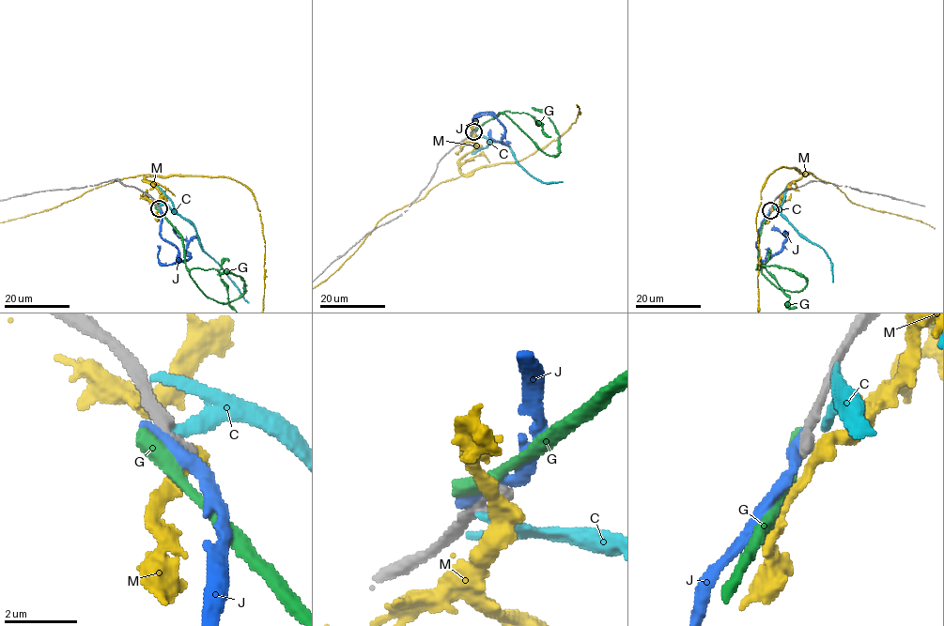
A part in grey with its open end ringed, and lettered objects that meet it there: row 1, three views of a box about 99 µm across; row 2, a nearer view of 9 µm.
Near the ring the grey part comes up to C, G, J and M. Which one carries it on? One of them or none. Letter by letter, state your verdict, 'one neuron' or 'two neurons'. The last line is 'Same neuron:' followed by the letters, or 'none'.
C: two neurons
G: two neurons
J: two neurons
M: two neurons
Same neuron: none

